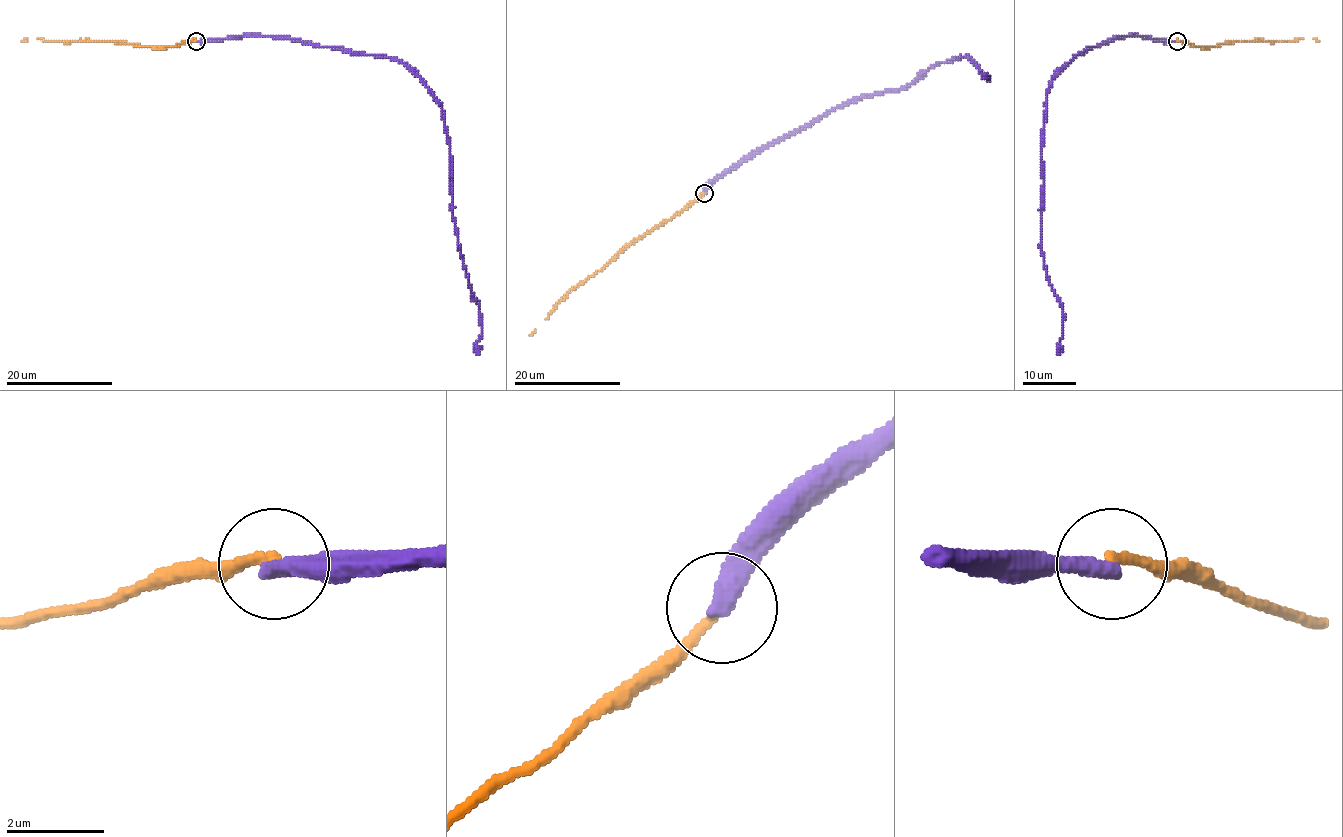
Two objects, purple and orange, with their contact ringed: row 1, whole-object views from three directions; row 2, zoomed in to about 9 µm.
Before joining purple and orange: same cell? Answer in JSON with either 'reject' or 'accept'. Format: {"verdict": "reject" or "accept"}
{"verdict": "reject"}

